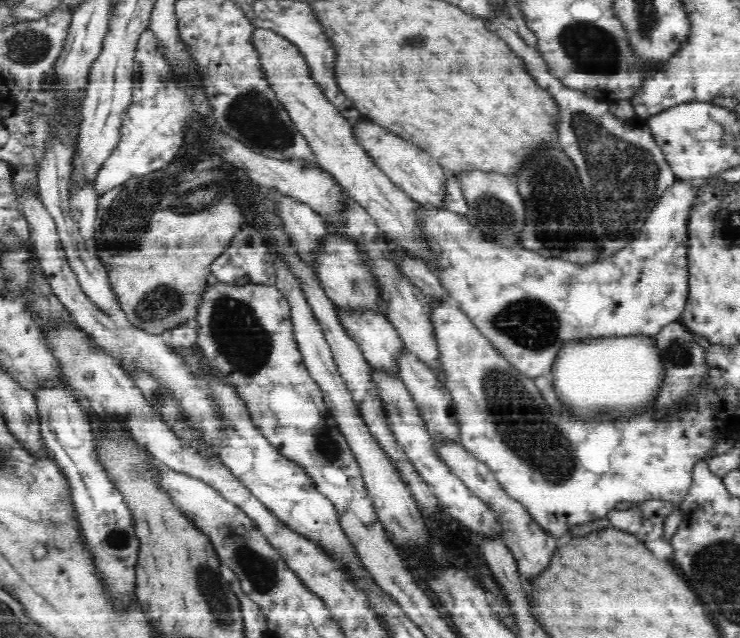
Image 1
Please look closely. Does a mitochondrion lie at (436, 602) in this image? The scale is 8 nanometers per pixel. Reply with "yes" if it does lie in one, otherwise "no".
no

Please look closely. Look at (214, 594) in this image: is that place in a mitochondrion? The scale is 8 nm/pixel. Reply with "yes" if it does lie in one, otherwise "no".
yes

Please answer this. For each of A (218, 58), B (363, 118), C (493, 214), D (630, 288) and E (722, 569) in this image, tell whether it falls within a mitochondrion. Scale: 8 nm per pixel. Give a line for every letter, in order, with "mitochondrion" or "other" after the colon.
A: other
B: other
C: mitochondrion
D: other
E: mitochondrion

